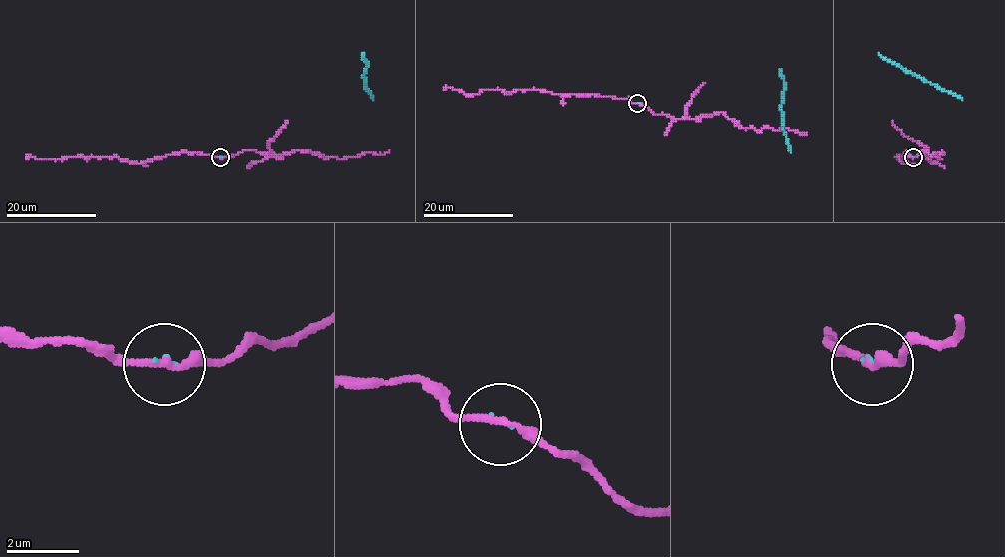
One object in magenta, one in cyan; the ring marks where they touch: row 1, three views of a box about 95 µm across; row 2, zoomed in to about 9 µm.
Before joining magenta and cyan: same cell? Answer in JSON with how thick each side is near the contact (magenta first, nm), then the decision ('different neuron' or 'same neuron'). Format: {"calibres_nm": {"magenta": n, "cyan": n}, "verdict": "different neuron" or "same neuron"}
{"calibres_nm": {"magenta": 200, "cyan": 60}, "verdict": "different neuron"}

